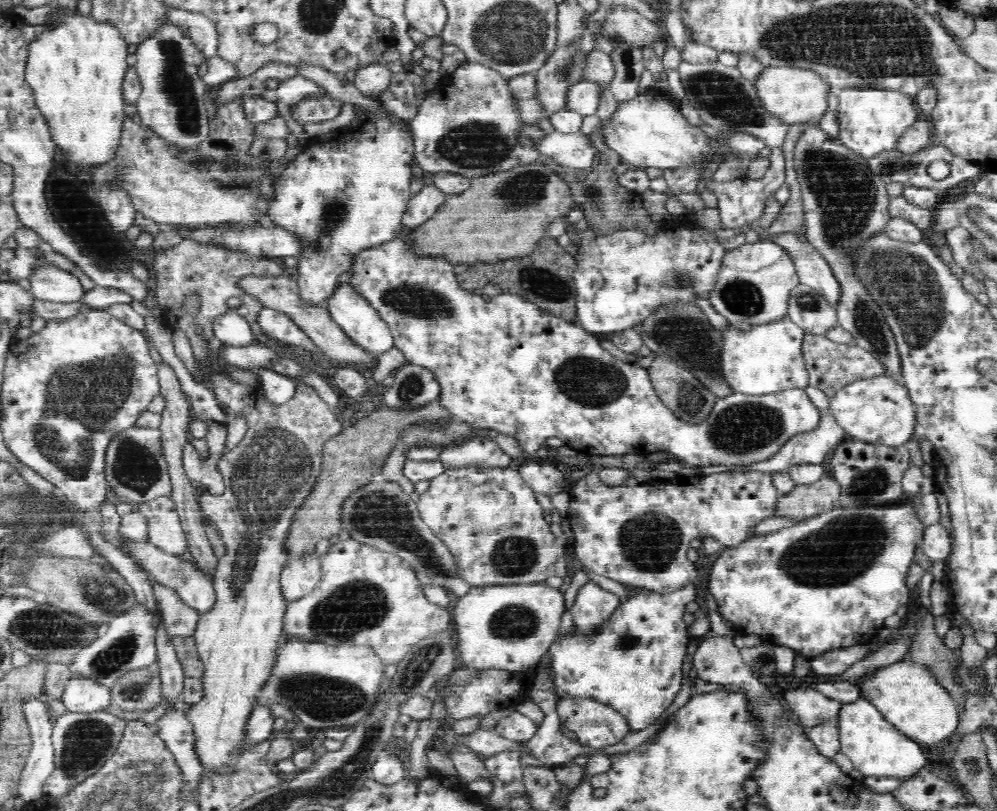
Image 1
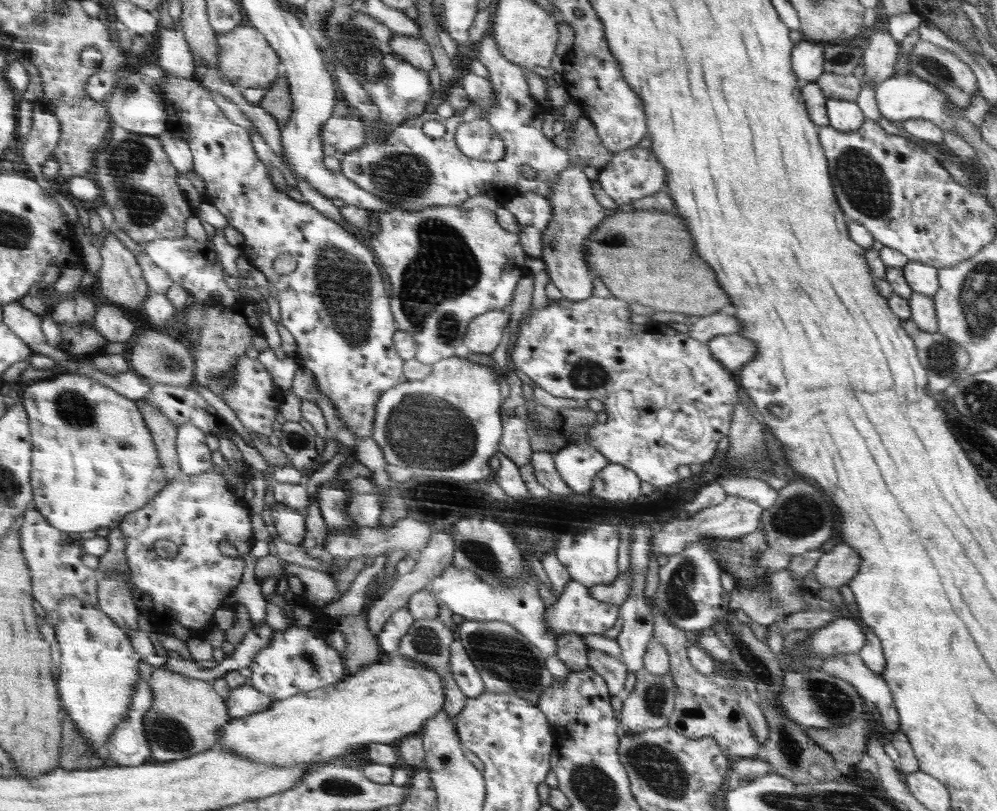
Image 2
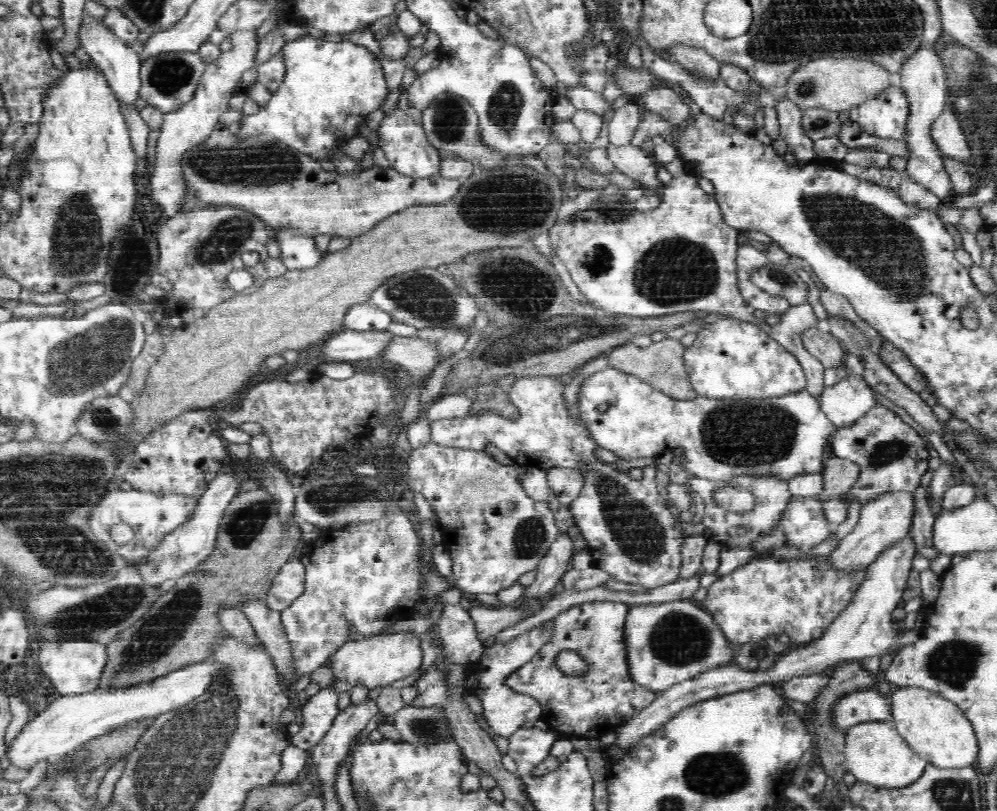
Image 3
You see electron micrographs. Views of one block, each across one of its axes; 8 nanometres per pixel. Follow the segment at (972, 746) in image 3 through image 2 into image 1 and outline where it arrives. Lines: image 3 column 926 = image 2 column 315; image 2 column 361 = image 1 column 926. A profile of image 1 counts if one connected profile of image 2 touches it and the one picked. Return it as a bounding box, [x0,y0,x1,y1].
[862,660,960,749]

